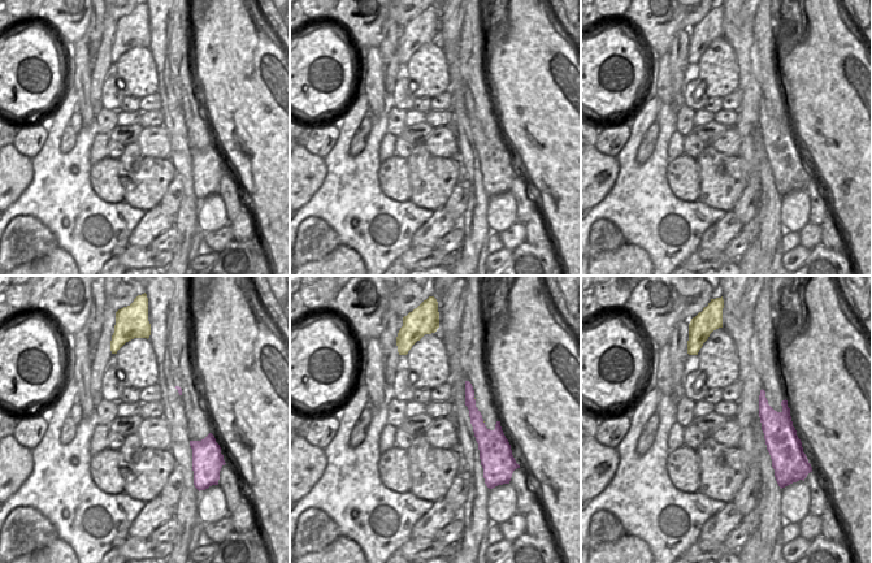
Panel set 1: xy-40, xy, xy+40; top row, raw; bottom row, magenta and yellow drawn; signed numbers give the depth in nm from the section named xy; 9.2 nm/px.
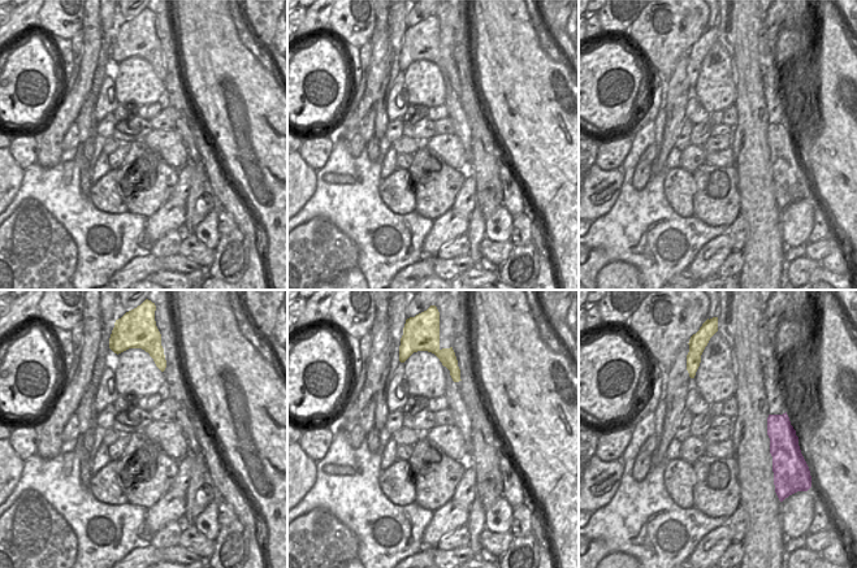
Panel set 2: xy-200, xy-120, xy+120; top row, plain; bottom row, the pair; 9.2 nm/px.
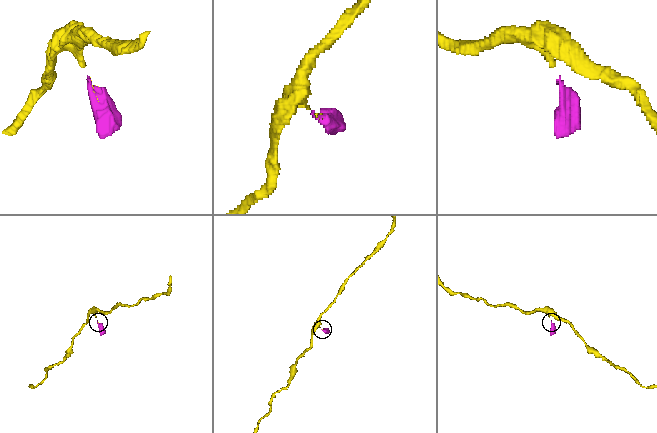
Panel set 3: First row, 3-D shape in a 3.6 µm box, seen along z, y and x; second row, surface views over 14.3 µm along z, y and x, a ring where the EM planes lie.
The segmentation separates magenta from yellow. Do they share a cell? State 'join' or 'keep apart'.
join

